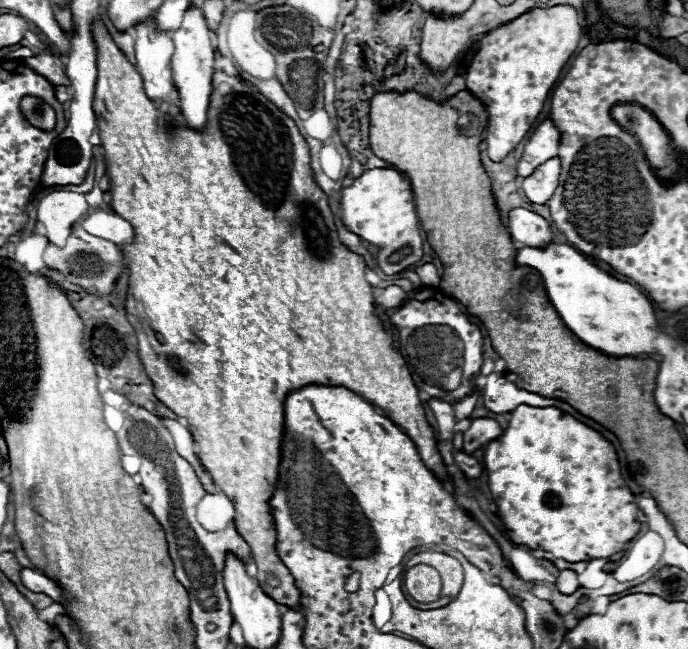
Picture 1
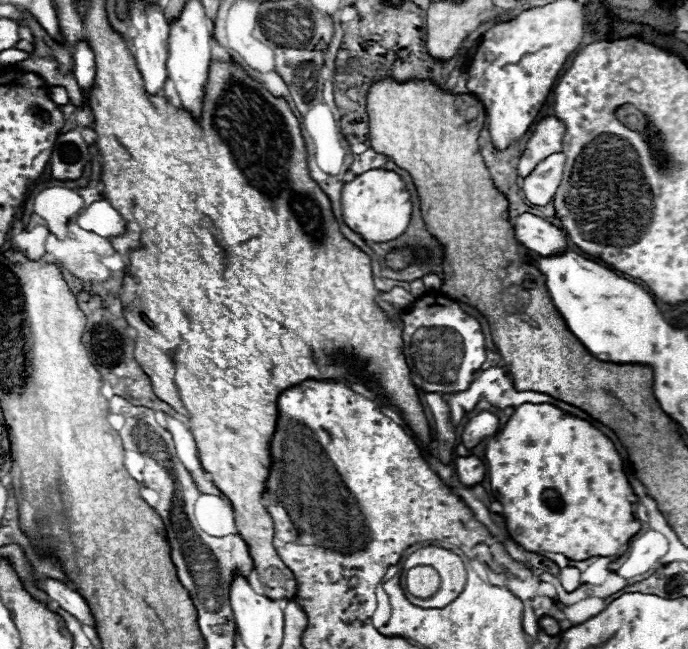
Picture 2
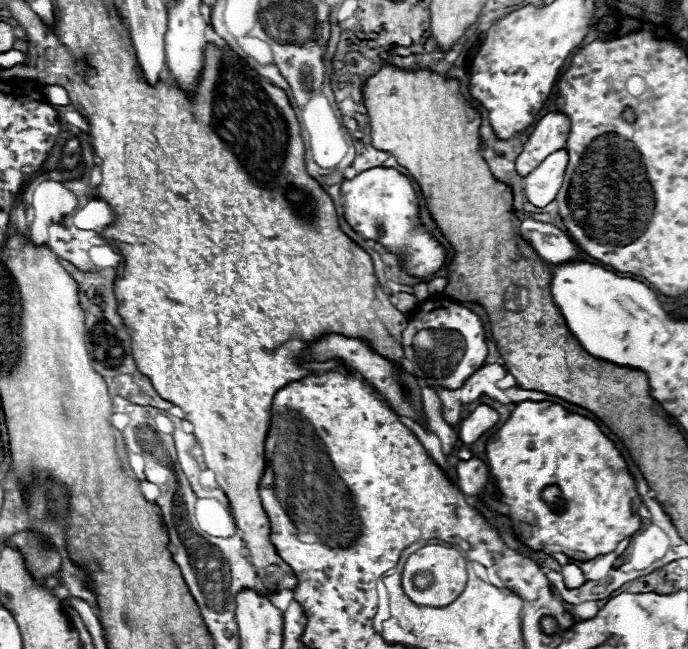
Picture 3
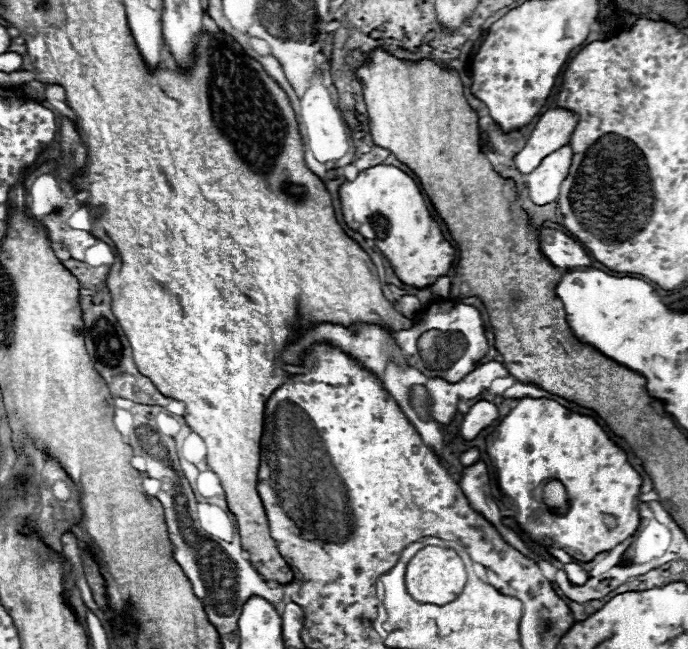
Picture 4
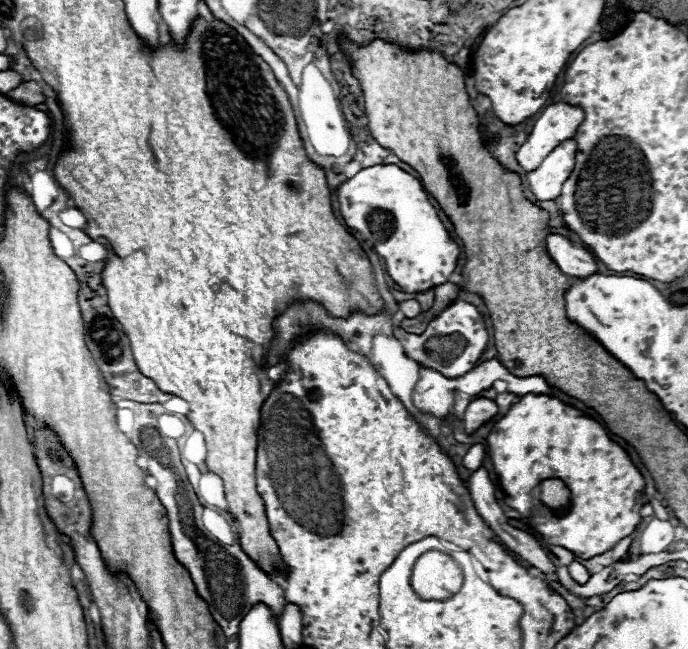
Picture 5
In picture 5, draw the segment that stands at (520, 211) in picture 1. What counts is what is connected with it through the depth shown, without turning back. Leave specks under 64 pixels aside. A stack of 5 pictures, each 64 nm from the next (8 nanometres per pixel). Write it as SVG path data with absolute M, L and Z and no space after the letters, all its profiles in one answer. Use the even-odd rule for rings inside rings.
M560 234L546 236L546 252L566 276L584 278L598 272L594 256L582 244L572 242Z

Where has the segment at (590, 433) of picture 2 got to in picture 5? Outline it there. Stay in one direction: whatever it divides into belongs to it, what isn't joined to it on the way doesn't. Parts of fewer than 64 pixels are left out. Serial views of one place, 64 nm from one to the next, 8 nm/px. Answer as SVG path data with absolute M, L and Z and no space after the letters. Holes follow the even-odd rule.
M544 394L522 396L520 402L514 404L506 412L506 416L494 424L486 440L486 450L498 474L502 490L514 500L516 498L524 500L524 506L520 508L520 520L540 536L544 546L562 546L570 550L574 556L588 560L614 548L622 538L630 536L642 520L640 508L646 504L646 498L640 498L644 492L644 478L632 464L630 456L608 438L602 424L588 416L582 416L576 408L570 408L556 398ZM478 398L478 400L470 402L468 408L466 408L466 412L464 412L464 418L462 418L466 434L474 434L480 426L484 426L496 414L498 414L498 406L496 406L494 400ZM548 478L560 478L570 490L570 510L564 516L558 516L554 510L550 510L540 500L534 500L530 496L532 490L540 484L540 480Z

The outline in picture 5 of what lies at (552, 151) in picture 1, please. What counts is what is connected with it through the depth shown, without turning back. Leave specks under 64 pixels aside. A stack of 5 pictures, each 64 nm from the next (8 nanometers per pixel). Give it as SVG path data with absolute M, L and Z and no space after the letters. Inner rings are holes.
M564 102L548 106L536 120L528 140L516 152L518 164L526 172L536 170L544 160L544 156L552 152L552 148L560 146L564 140L570 140L574 136L582 120L584 112L578 106L570 106Z

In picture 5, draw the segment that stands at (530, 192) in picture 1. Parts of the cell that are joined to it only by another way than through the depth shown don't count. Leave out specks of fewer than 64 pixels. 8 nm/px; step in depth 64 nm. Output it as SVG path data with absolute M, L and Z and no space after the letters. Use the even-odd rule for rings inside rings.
M566 140L542 160L540 168L526 174L530 192L536 196L536 200L544 202L556 200L560 196L562 184L574 170L574 158L576 158L576 142Z

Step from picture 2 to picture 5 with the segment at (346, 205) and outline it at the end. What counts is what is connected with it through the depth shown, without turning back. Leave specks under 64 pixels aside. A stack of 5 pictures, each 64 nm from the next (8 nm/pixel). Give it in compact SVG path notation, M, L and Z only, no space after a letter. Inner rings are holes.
M376 164L376 166L360 170L354 178L340 184L338 200L340 200L342 218L346 220L346 224L374 244L374 250L384 258L388 274L406 292L424 292L432 286L444 284L450 278L450 274L454 272L456 262L460 258L458 244L446 232L446 228L444 228L442 220L438 218L436 208L430 204L428 192L424 192L424 186L420 184L420 180L416 180L414 176L410 176L396 164Z

